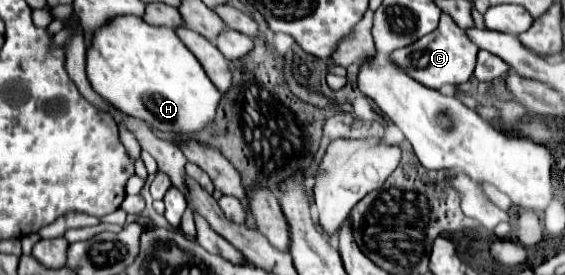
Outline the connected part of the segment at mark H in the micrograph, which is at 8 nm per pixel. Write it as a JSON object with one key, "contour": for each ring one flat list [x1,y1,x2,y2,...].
{"contour":[[137,16,115,20,111,28,103,28,103,32,95,32,93,36,93,44,87,52,87,78,99,96,105,96,117,110,147,122,153,130,187,138,215,124,221,94,205,74,199,60,185,48,171,28,155,28]]}

